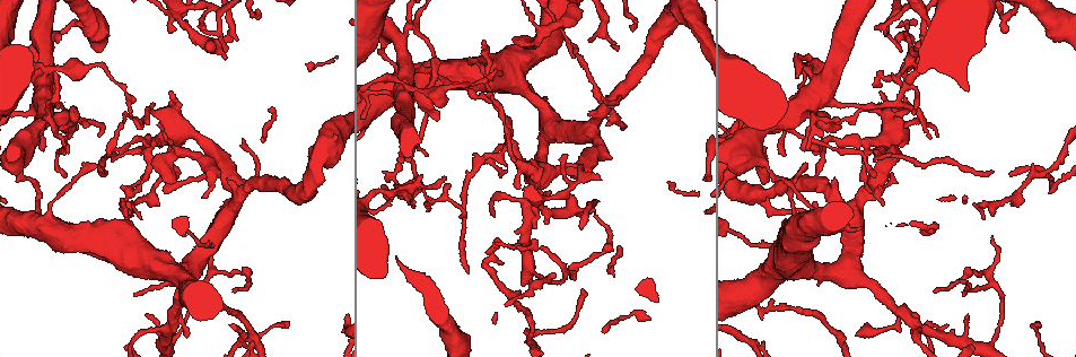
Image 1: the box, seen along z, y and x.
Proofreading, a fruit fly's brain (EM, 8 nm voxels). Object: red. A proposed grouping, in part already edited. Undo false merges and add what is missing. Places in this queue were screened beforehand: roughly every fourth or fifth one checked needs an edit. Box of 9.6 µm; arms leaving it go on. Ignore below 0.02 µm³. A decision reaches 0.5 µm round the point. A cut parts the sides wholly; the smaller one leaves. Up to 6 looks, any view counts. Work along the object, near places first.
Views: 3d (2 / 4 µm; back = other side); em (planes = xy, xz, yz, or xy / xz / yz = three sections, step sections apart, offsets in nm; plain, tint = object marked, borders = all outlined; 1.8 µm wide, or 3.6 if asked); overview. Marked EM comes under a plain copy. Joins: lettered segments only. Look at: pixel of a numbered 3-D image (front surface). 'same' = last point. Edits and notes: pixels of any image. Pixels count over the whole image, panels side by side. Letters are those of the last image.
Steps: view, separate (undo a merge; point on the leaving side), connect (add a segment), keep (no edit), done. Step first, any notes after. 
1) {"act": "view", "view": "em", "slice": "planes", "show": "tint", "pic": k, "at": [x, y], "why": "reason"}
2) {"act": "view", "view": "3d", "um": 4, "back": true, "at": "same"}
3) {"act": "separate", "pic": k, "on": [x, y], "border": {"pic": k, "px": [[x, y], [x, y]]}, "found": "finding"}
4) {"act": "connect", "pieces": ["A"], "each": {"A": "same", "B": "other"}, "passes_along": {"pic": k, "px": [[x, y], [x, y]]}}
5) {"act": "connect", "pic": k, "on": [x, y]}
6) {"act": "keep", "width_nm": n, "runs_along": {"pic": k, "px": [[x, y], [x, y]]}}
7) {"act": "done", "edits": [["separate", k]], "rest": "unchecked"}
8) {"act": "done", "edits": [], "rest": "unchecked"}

{"act": "view", "view": "3d", "um": 4, "pic": 1, "at": [410, 24]}

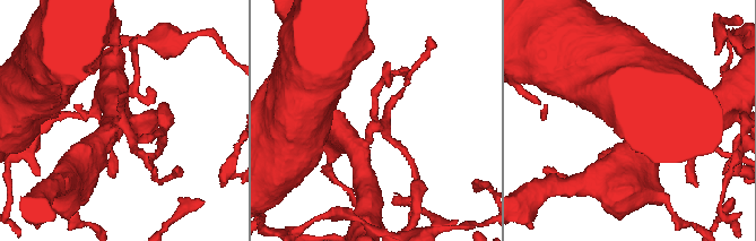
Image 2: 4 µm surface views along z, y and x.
{"act": "view", "view": "em", "slice": "xy", "step": 16, "show": "tint", "pic": 2, "at": [377, 126], "why": "need the tissue"}

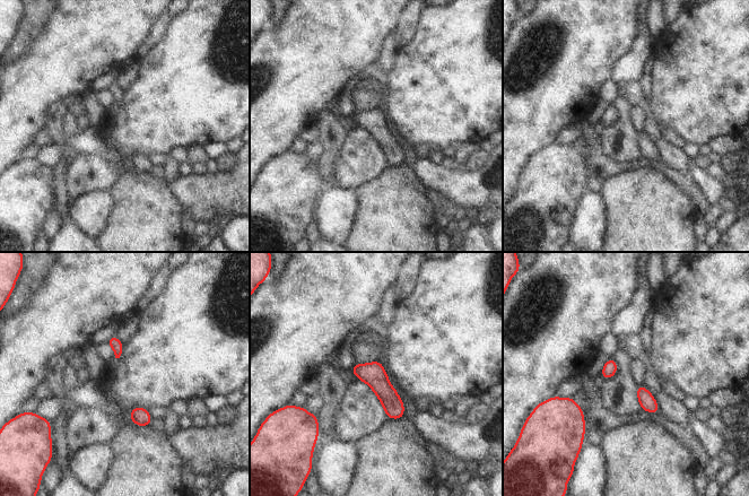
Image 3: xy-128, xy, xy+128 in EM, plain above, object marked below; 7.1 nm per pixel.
{"act": "view", "view": "em", "slice": "planes", "show": "borders", "at": "same"}

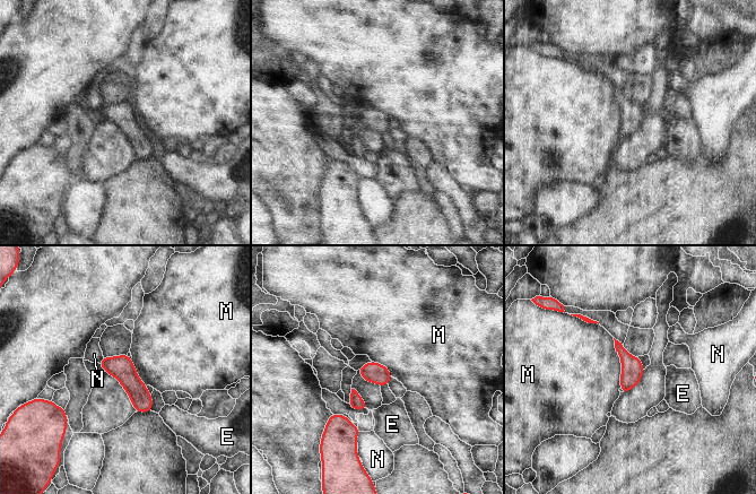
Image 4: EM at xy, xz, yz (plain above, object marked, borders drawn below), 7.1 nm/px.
{"act": "keep", "each": {"E": "other", "M": "other", "N": "other"}, "runs_along": {"pic": 4, "px": [[105, 360], [137, 390], [147, 409]]}, "found": "all the same neuron"}

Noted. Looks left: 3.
{"act": "view", "view": "3d", "um": 2, "pic": 1, "at": [866, 145]}

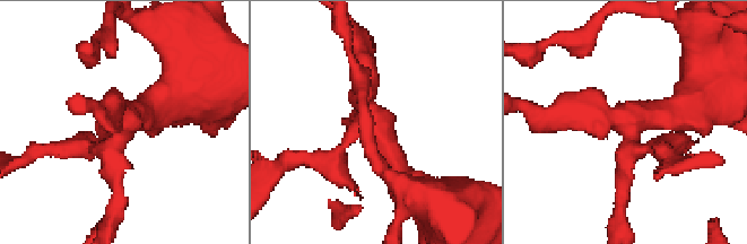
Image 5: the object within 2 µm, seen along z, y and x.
{"act": "view", "view": "em", "slice": "xz", "step": 16, "show": "tint", "pic": 5, "at": [129, 123], "why": "need the tissue"}

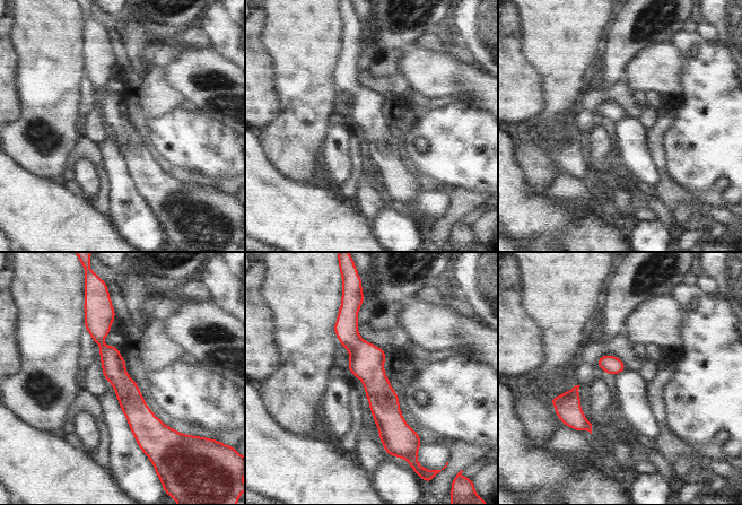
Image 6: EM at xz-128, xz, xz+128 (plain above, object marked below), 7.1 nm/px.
{"act": "view", "view": "em", "slice": "planes", "show": "borders", "at": "same"}

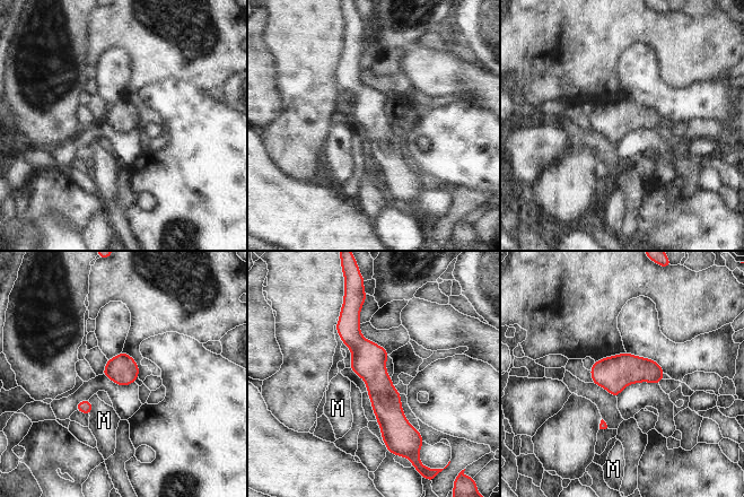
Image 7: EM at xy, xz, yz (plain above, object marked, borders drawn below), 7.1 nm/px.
{"act": "keep", "each": {"M": "other"}, "border": {"pic": 7, "px": [[89, 399], [92, 403], [89, 417]]}, "found": "all the same neuron"}

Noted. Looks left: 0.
{"act": "done", "edits": [], "rest": "unchecked"}

